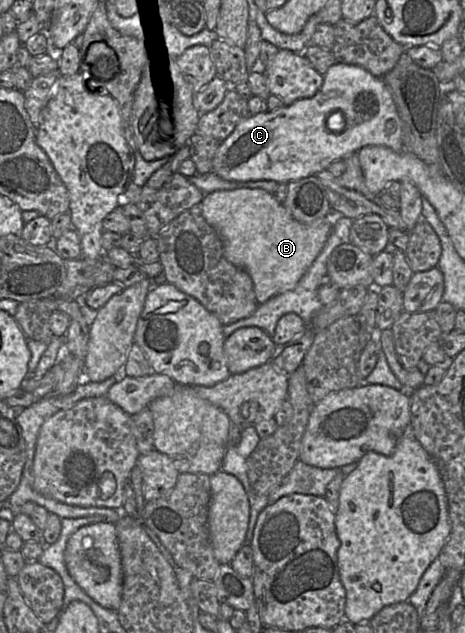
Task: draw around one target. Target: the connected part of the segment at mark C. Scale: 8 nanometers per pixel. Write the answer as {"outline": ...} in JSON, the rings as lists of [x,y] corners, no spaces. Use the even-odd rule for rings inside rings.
{"outline":[[[336,62],[327,70],[326,74],[324,75],[323,85],[314,96],[309,98],[298,99],[290,104],[285,104],[272,111],[267,110],[256,114],[249,114],[247,117],[241,120],[236,125],[231,134],[222,142],[222,144],[217,149],[215,156],[213,158],[212,172],[216,173],[218,176],[228,181],[246,182],[246,181],[258,181],[258,180],[270,180],[275,181],[277,183],[288,184],[291,181],[298,181],[305,177],[315,176],[322,170],[327,169],[327,167],[332,162],[339,159],[344,159],[346,156],[351,155],[353,153],[357,153],[361,148],[368,145],[386,146],[396,152],[401,152],[405,150],[402,140],[402,129],[401,129],[400,118],[392,94],[387,85],[385,84],[383,78],[374,76],[363,67]],[[334,112],[343,113],[345,118],[345,125],[343,129],[334,130],[335,125],[331,124],[332,118],[330,118],[330,116]]]}

